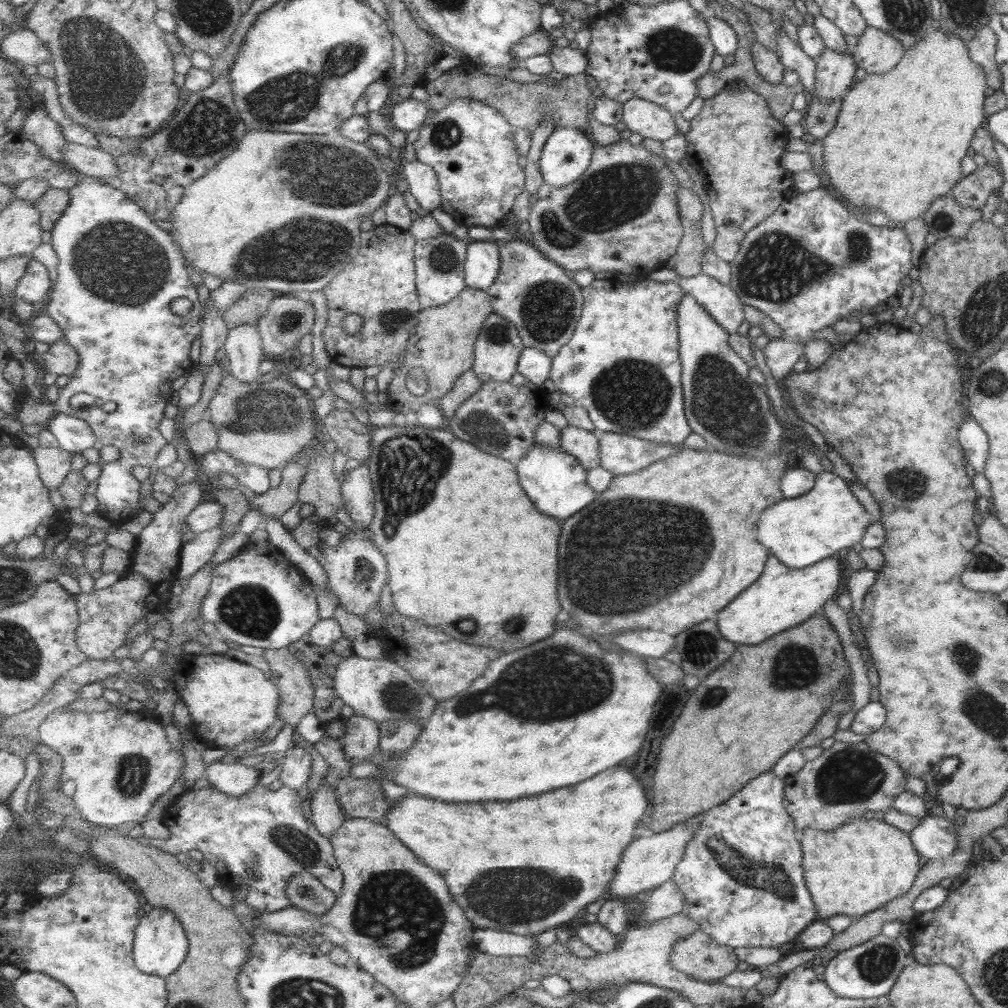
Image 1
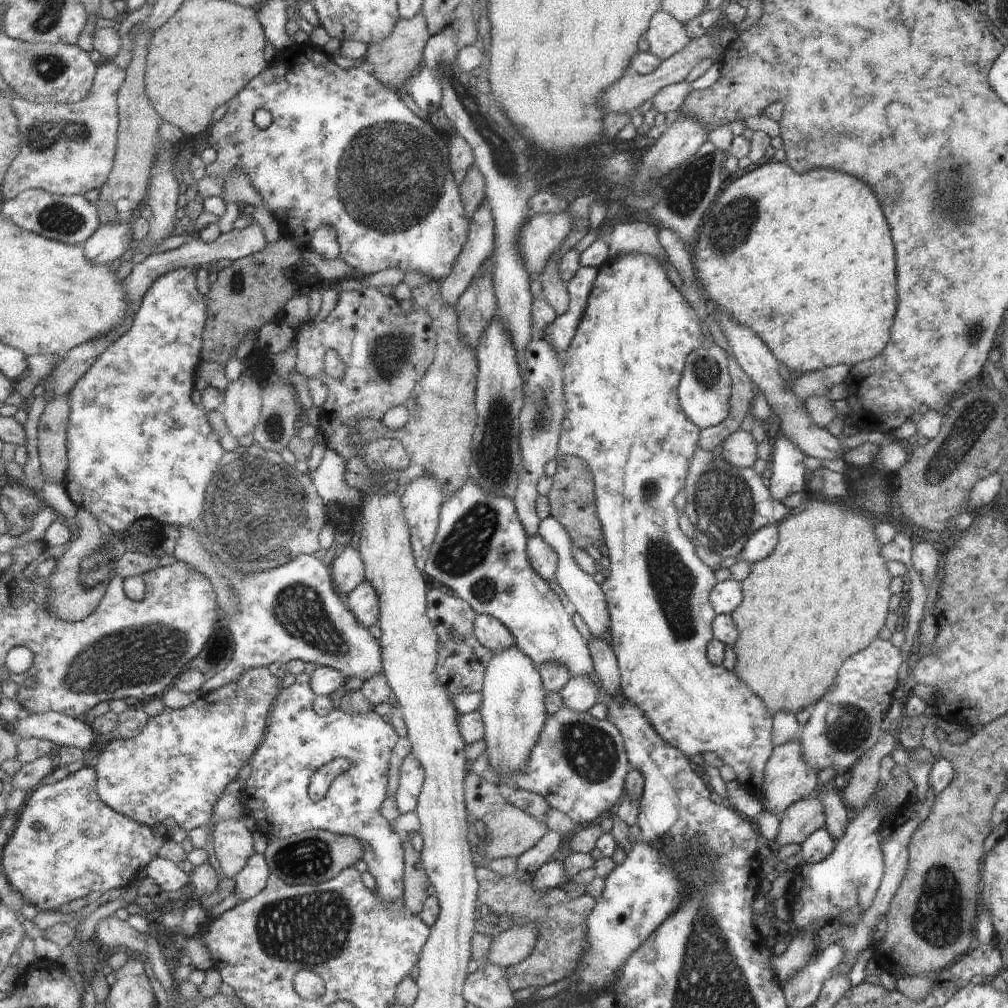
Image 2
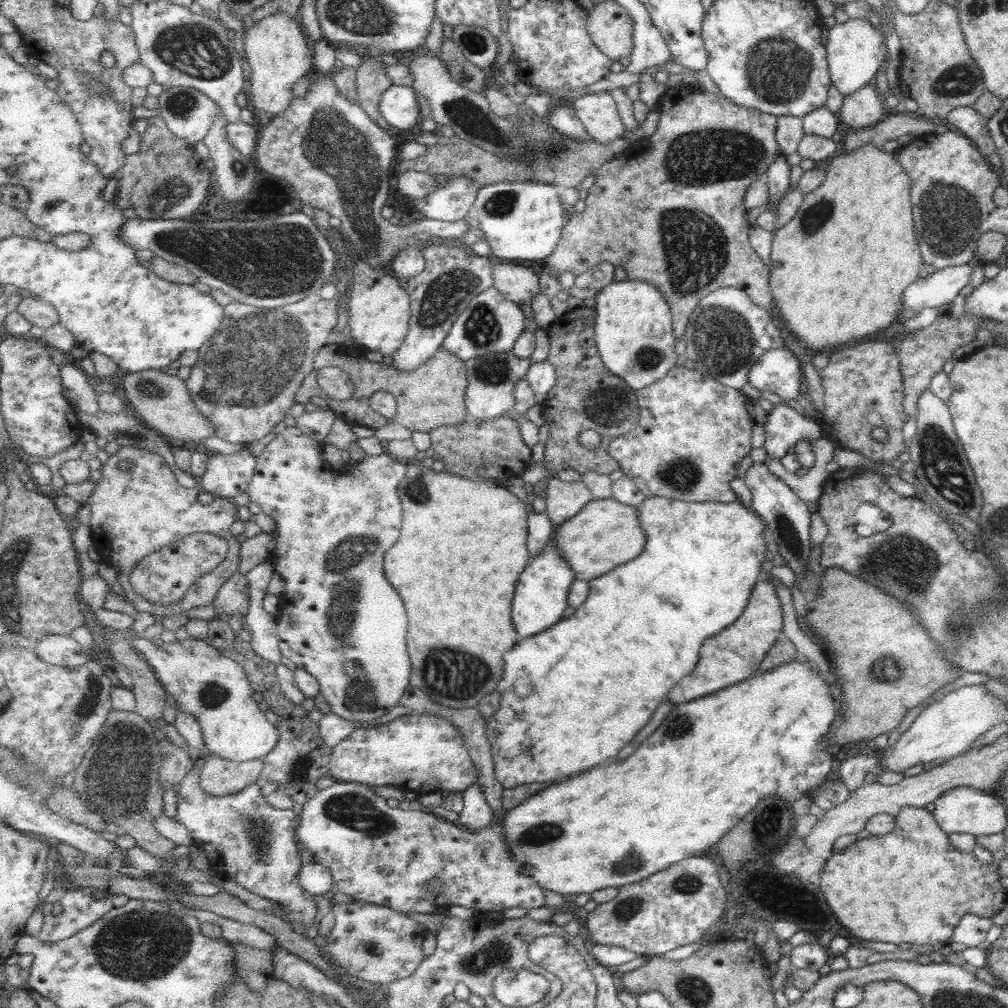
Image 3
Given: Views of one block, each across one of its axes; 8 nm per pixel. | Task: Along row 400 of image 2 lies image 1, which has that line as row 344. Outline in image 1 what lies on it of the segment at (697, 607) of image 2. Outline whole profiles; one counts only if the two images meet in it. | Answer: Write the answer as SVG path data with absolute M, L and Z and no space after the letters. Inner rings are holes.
M613 276L595 279L591 286L582 287L582 291L585 300L583 317L579 319L571 341L552 360L551 378L558 390L589 411L598 432L616 432L654 443L683 446L693 429L685 414L686 408L683 408L684 390L681 386L678 308L686 292L680 281L657 282L646 278L629 283Z

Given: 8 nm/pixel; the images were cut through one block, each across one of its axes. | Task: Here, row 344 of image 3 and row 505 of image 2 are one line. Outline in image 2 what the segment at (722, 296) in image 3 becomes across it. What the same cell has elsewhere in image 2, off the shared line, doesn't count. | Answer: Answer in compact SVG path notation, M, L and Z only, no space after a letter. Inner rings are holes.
M719 445L714 450L695 450L685 482L685 512L695 528L695 544L707 547L707 550L725 560L741 554L752 533L762 527L778 524L789 510L771 498L761 475L752 467L731 466L719 454ZM711 476L719 476L719 480L713 480Z

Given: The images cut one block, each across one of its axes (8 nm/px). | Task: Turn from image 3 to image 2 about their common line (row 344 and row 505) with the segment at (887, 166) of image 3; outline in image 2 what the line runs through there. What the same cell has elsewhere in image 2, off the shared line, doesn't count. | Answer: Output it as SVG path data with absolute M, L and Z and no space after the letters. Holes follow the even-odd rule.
M813 497L807 500L807 504L801 508L801 511L794 511L793 514L783 519L776 525L777 543L771 554L763 560L751 563L749 576L741 581L740 588L742 591L742 602L731 612L731 619L735 624L735 628L739 630L739 636L735 638L733 644L733 652L735 653L735 666L733 666L732 674L749 687L750 690L758 696L759 700L763 702L763 706L767 708L767 712L773 715L779 710L787 710L791 714L796 714L802 708L809 708L819 698L825 694L825 690L832 686L833 678L839 670L839 666L855 652L863 650L875 640L881 627L885 623L887 616L887 608L891 593L889 591L889 583L891 576L887 571L887 561L884 560L880 554L881 544L875 536L874 528L870 518L863 516L860 509L854 512L849 507L844 507L842 503L837 500L817 500L819 498Z

